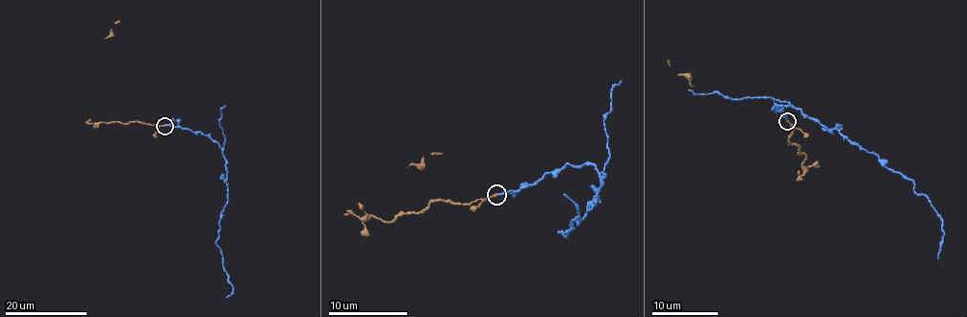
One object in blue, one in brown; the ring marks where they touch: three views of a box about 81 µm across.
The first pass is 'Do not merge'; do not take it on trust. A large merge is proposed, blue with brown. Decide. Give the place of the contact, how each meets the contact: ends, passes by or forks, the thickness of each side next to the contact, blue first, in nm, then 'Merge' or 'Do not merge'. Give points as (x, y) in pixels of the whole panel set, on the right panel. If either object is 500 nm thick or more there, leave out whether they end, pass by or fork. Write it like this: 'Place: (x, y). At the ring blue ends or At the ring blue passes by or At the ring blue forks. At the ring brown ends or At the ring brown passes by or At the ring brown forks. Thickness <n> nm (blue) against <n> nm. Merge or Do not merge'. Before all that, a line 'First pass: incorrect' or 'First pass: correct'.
First pass: correct
Place: (787, 121). At the ring blue ends. At the ring brown ends. Thickness 240 nm (blue) against 200 nm. Do not merge

